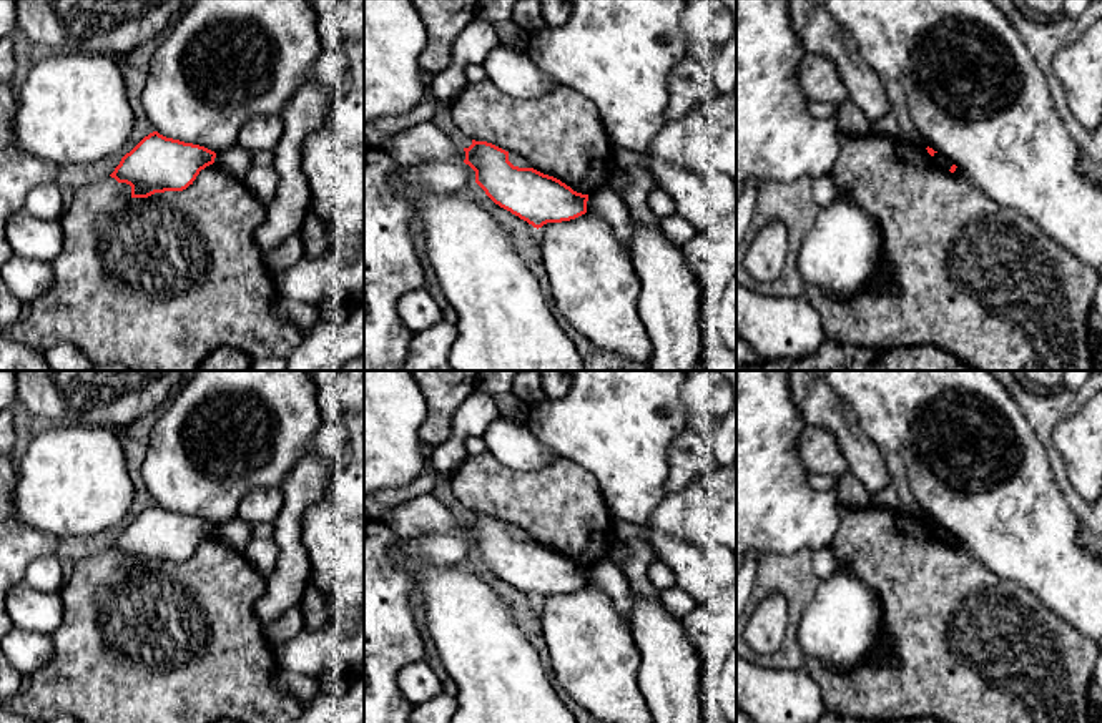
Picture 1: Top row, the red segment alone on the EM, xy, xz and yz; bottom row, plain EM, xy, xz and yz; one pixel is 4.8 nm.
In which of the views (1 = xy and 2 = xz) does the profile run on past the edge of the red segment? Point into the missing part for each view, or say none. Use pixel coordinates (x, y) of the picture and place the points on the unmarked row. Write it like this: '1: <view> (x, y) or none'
1: none
2: none

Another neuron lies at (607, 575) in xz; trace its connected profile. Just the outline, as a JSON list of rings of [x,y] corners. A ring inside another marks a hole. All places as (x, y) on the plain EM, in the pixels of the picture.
[[[602,560],[588,568],[587,582],[598,587],[612,600],[618,617],[628,625],[635,600],[630,590],[630,580],[612,560]]]

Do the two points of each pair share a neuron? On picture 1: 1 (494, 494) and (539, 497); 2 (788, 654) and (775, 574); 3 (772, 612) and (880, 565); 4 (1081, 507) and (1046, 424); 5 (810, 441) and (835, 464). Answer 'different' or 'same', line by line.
1: same
2: same
3: different
4: same
5: same

